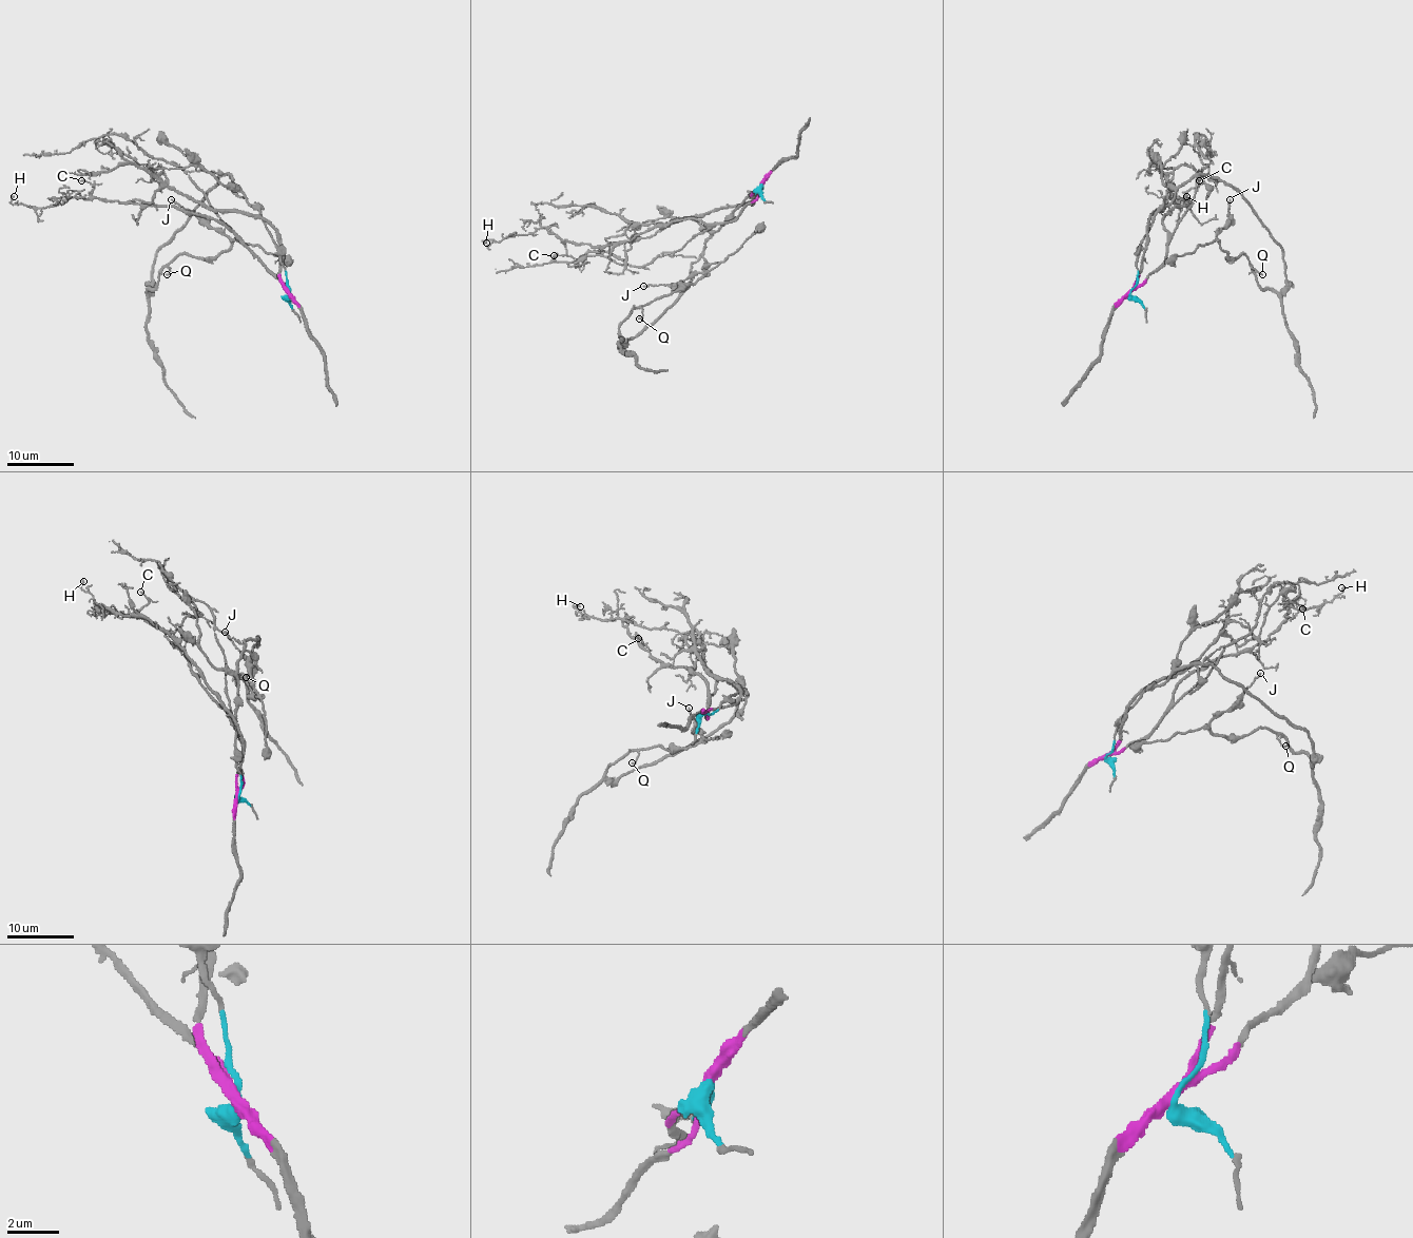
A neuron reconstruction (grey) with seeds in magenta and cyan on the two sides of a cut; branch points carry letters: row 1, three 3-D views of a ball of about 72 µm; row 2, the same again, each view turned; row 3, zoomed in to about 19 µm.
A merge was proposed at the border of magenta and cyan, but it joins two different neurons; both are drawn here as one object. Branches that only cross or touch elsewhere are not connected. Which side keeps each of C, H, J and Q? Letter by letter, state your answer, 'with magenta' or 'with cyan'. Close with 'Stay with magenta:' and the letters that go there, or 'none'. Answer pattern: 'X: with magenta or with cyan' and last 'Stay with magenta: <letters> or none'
C: with magenta
H: with magenta
J: with cyan
Q: with cyan
Stay with magenta: C, H

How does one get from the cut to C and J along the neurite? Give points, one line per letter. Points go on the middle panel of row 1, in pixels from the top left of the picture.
C: (761, 187), (733, 220), (655, 226), (603, 246), (564, 243), (564, 254), (553, 255)
J: (761, 187), (705, 243), (689, 286), (625, 342), (618, 328), (631, 313), (702, 275), (643, 286)

